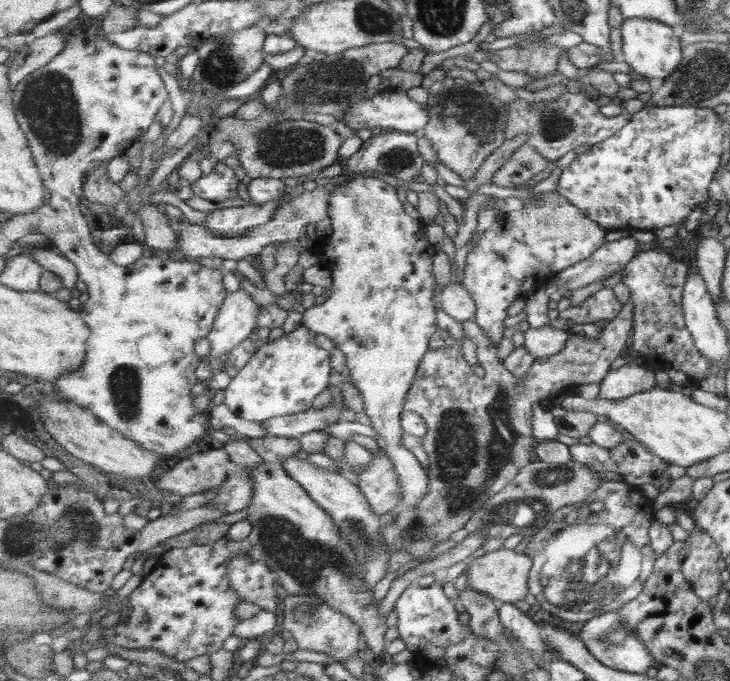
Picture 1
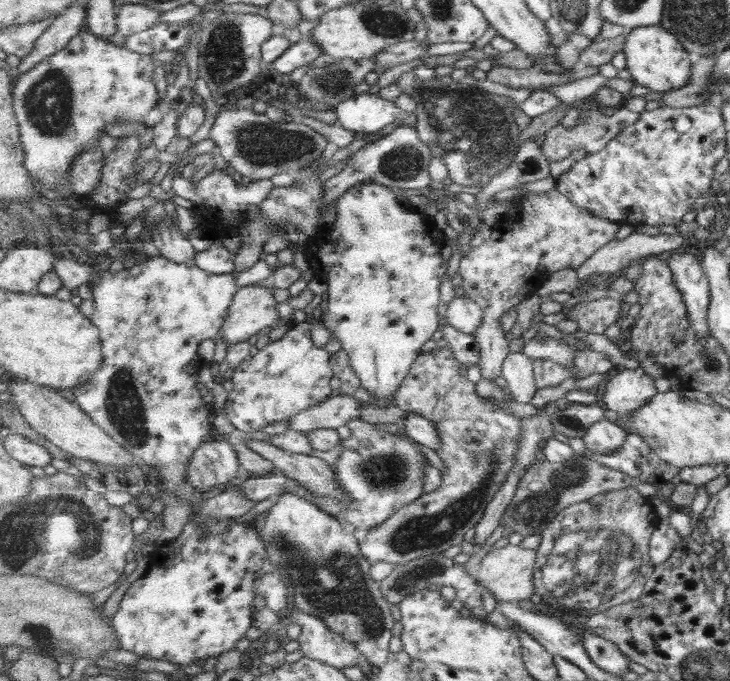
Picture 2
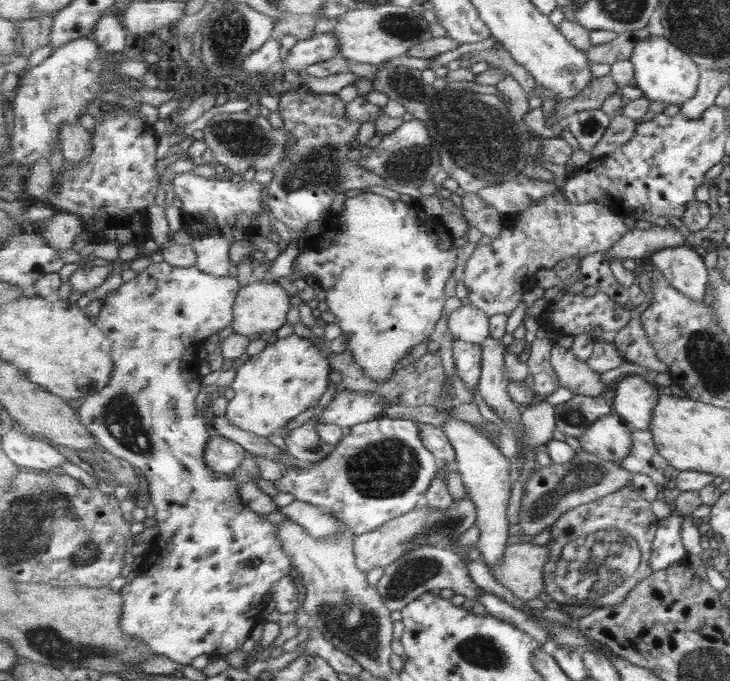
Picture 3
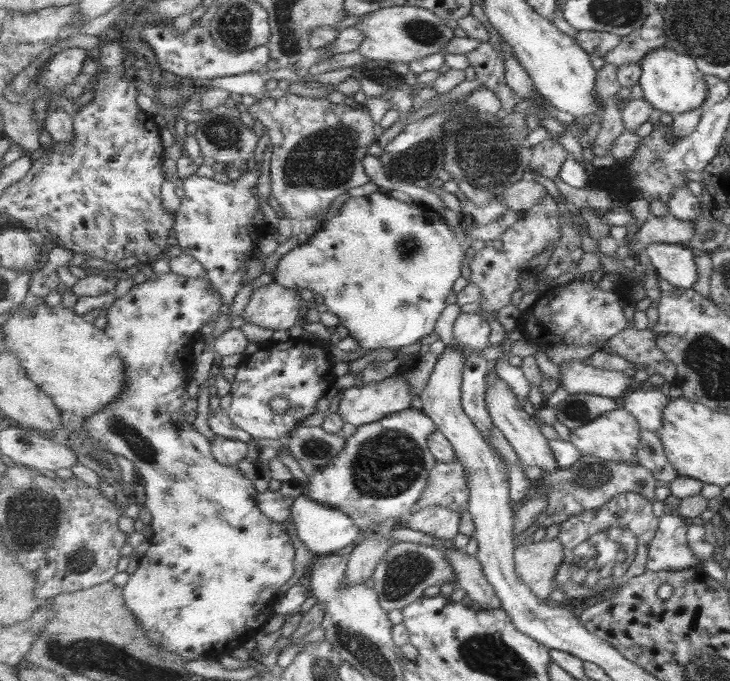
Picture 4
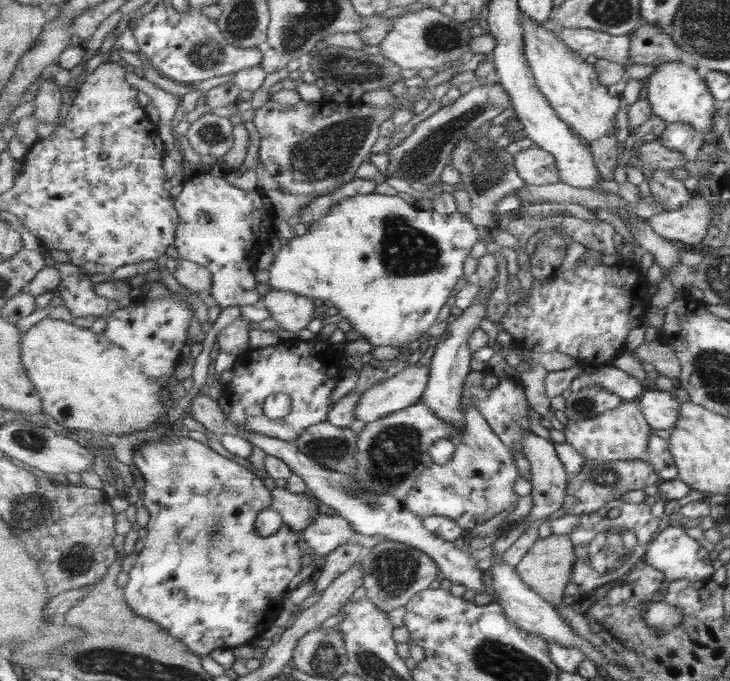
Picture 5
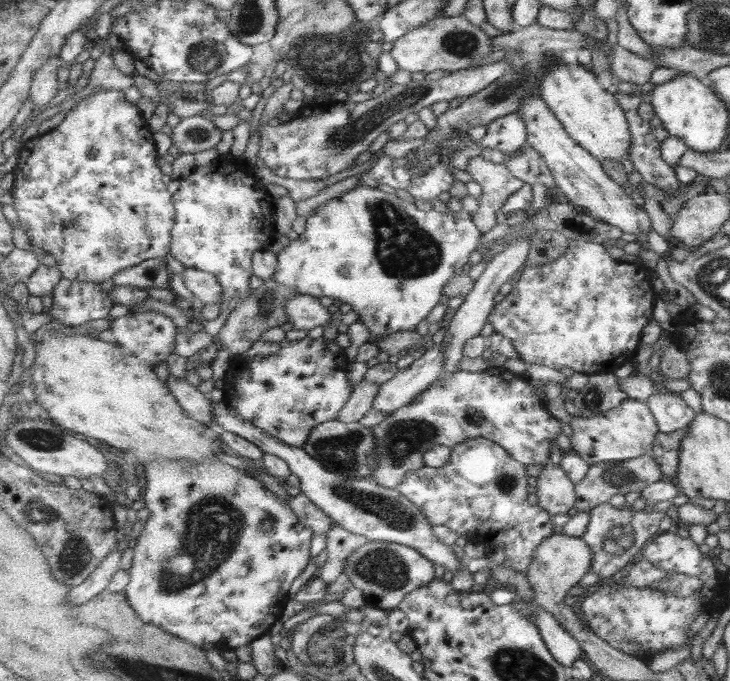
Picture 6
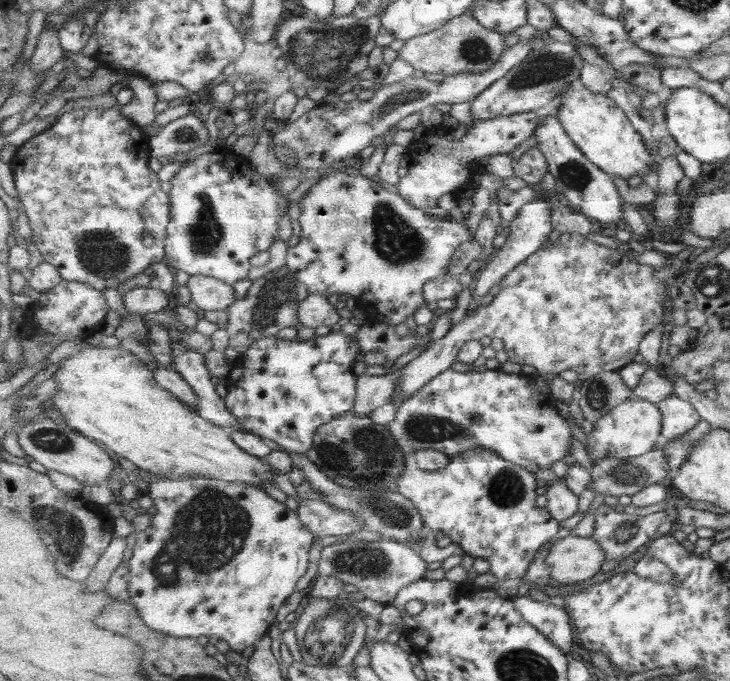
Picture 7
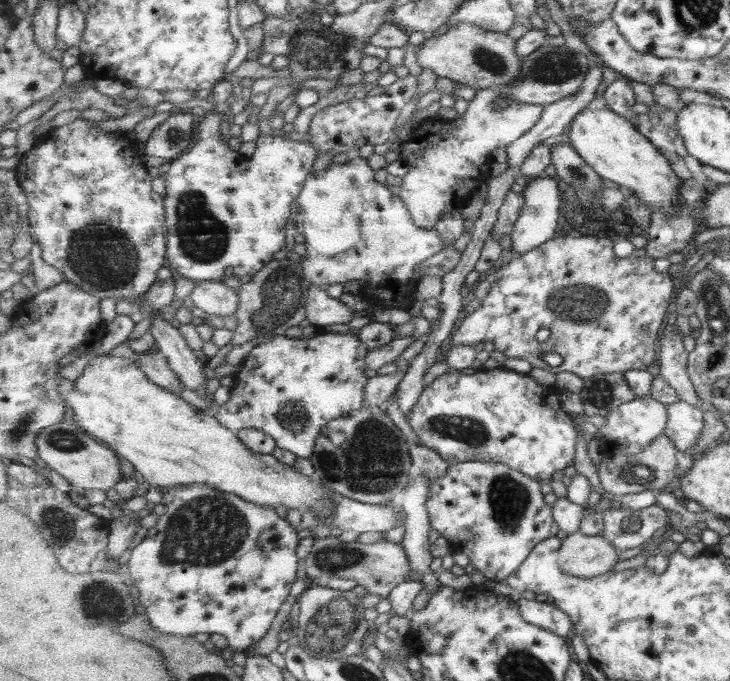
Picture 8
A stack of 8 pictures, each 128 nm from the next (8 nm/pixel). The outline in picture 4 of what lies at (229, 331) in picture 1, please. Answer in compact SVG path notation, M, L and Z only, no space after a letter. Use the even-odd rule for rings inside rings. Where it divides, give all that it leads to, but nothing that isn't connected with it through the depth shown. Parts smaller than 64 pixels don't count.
M273 281L253 290L251 301L241 317L248 324L256 324L272 331L288 330L297 324L303 305L306 303L301 300L298 290L285 288Z

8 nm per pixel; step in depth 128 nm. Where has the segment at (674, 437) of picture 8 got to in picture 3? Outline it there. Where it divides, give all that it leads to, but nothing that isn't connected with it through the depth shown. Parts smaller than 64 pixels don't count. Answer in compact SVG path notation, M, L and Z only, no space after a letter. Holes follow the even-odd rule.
M626 375L617 384L613 410L630 427L649 431L661 391L642 375Z

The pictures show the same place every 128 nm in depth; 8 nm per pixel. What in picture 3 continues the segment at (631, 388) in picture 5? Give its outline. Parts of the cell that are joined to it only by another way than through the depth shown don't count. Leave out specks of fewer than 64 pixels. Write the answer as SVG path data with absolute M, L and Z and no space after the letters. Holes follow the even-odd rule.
M555 341L554 343L551 362L558 374L560 386L568 388L570 391L577 395L601 397L605 392L606 382L601 382L601 373L595 372L588 364L587 361L579 360L571 349L559 346Z

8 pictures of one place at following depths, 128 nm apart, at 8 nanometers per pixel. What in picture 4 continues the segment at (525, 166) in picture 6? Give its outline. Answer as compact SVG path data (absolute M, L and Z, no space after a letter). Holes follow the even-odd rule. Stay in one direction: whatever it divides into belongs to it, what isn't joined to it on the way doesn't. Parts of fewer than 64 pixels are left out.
M545 139L531 149L529 163L537 175L555 180L570 157L567 150L557 140Z

